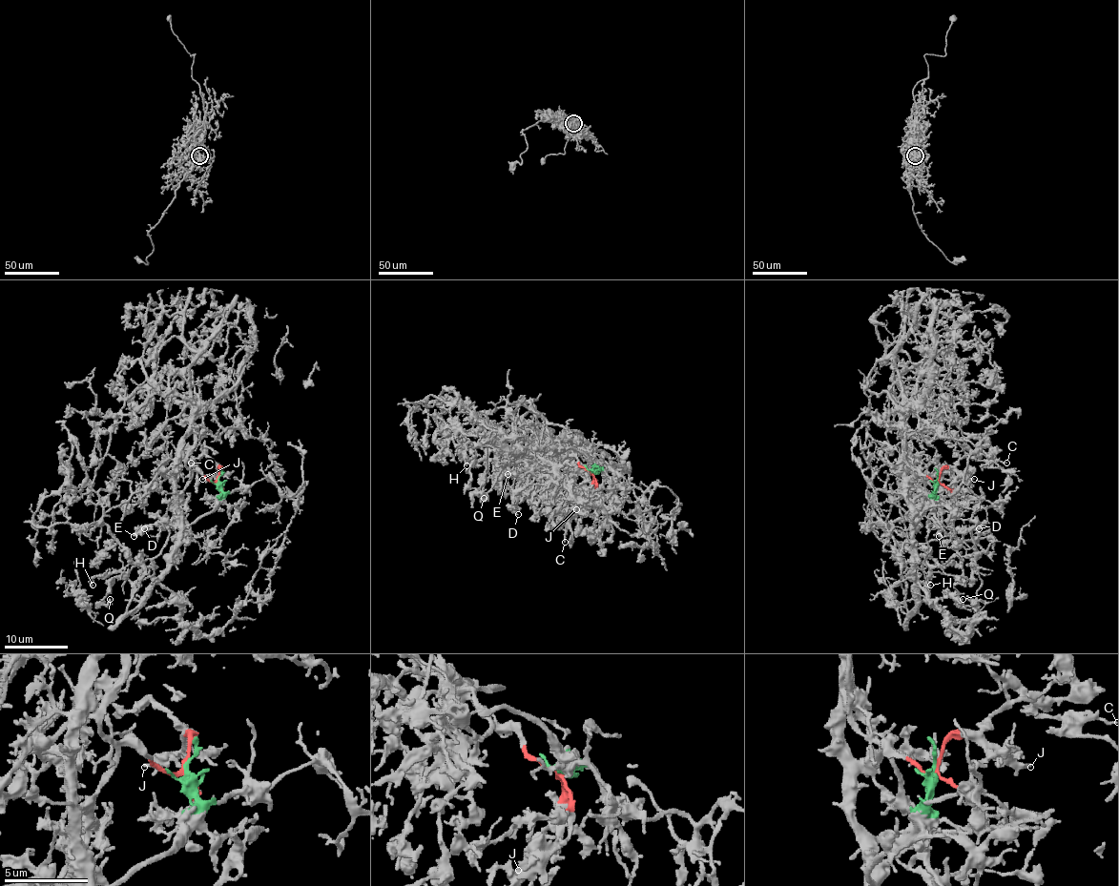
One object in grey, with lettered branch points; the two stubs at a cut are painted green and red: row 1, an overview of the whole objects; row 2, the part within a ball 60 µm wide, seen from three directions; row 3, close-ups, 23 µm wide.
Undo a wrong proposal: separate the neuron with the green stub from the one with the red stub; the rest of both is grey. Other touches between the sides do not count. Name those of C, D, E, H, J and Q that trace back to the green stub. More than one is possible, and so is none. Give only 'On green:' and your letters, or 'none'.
On green: H

